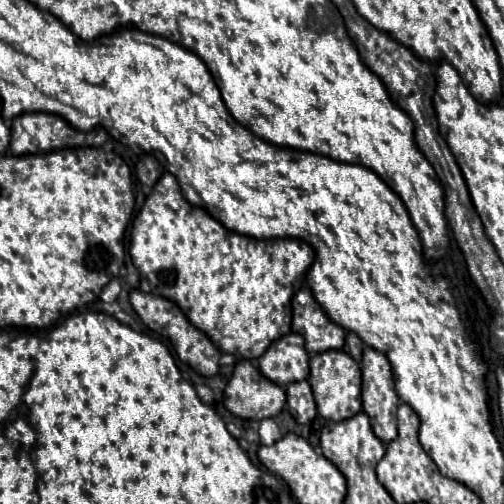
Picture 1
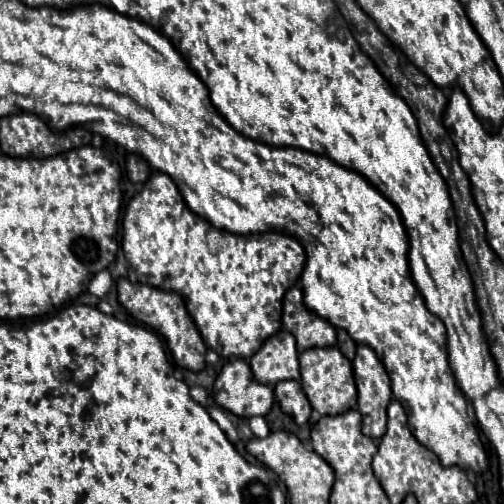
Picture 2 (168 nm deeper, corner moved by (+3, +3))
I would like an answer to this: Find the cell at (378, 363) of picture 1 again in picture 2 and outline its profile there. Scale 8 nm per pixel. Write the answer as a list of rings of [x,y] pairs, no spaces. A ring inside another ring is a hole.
[[[364,344],[356,348],[352,368],[358,388],[358,410],[362,414],[362,434],[378,440],[386,432],[386,406],[392,398],[390,378],[374,350]]]

